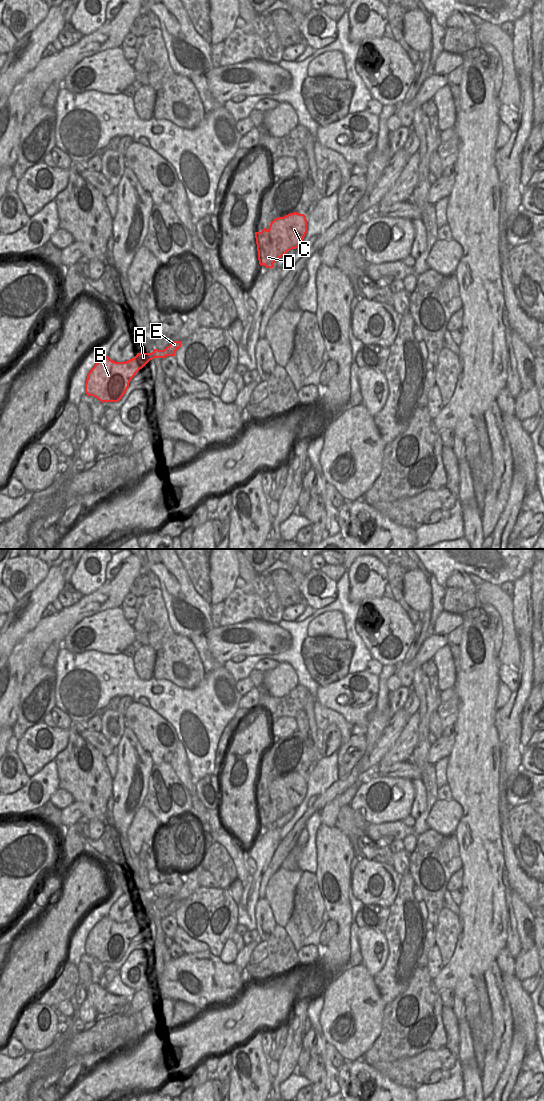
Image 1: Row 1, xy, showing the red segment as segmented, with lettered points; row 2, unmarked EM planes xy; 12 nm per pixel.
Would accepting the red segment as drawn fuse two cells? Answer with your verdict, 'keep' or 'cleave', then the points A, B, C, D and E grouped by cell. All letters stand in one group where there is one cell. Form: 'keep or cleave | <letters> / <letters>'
keep | A B C D E

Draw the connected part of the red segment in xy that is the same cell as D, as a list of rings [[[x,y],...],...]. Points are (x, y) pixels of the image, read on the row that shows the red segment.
[[[297,212],[275,218],[268,230],[264,228],[261,232],[255,232],[260,266],[273,268],[279,258],[298,248],[306,233],[306,216]]]

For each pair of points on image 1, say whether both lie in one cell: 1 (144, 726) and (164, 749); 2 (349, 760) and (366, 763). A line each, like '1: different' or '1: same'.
1: same
2: different

